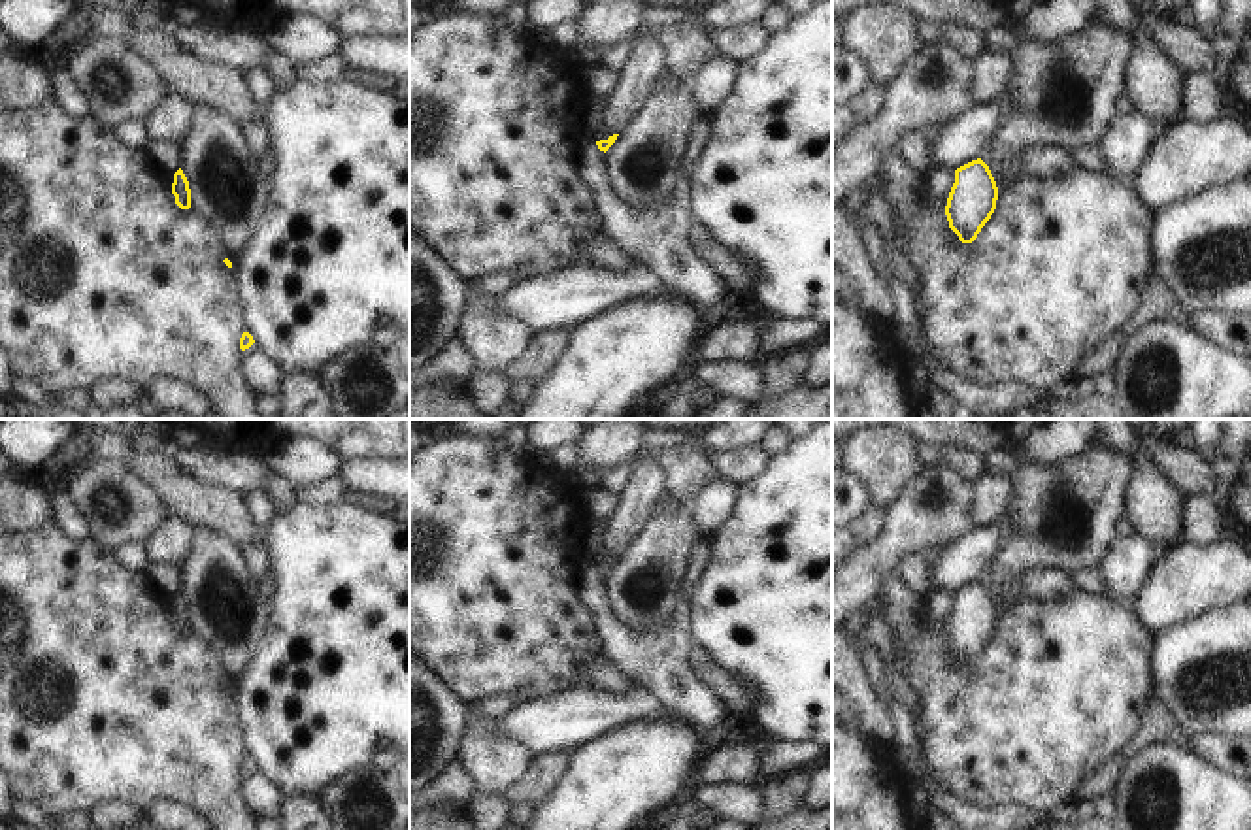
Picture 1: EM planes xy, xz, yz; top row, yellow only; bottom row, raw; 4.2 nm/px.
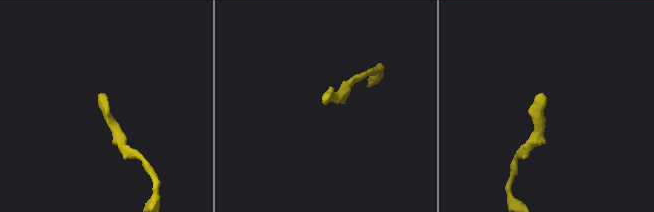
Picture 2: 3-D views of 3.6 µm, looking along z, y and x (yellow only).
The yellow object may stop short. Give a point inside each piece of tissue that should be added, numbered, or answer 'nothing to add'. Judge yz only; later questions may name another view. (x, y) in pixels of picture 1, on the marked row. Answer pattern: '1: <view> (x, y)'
nothing to add

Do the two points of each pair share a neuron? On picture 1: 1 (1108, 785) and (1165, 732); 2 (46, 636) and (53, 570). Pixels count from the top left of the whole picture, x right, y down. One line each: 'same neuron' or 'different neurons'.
1: same neuron
2: same neuron

